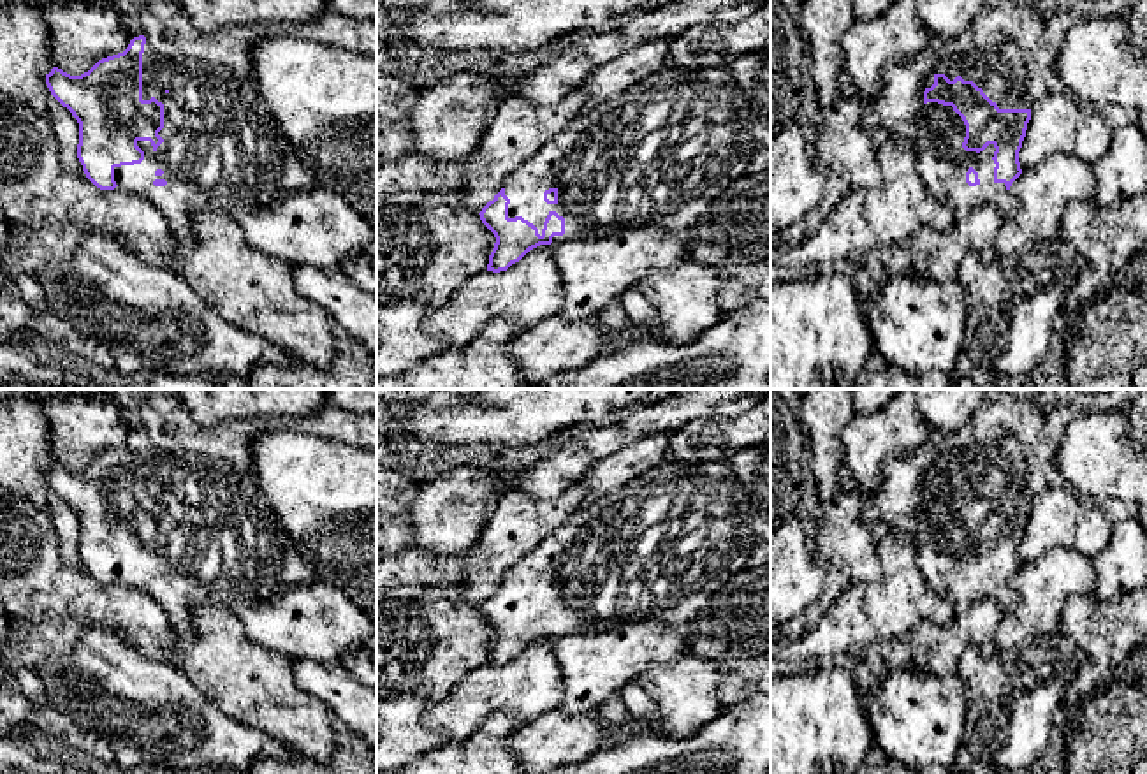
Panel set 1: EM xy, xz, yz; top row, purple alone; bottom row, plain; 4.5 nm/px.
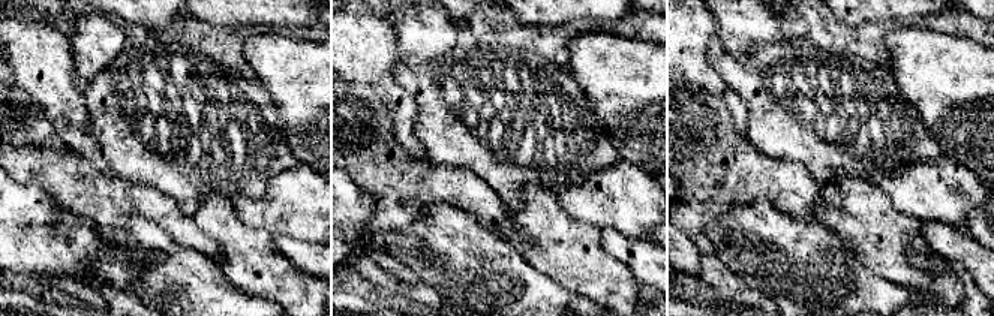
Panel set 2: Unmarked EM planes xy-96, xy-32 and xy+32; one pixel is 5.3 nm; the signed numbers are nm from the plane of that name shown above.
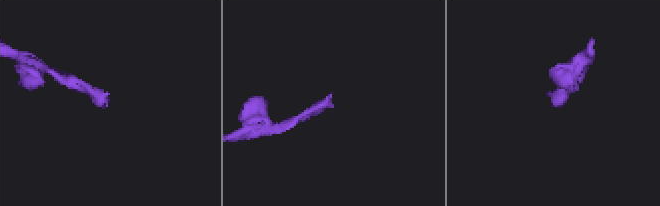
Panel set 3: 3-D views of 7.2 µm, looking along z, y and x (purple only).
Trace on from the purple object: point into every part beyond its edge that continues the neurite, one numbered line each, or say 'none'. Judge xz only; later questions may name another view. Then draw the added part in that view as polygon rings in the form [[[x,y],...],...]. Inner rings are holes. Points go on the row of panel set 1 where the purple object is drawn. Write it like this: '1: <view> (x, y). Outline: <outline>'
1: xz (657, 157). Outline: [[[665,65],[625,93],[581,113],[514,171],[503,183],[510,199],[508,218],[522,216],[542,236],[547,215],[556,211],[565,218],[565,234],[554,236],[552,243],[610,237],[633,229],[690,229],[730,183],[746,174],[755,144],[748,102],[727,69],[693,70]]]

